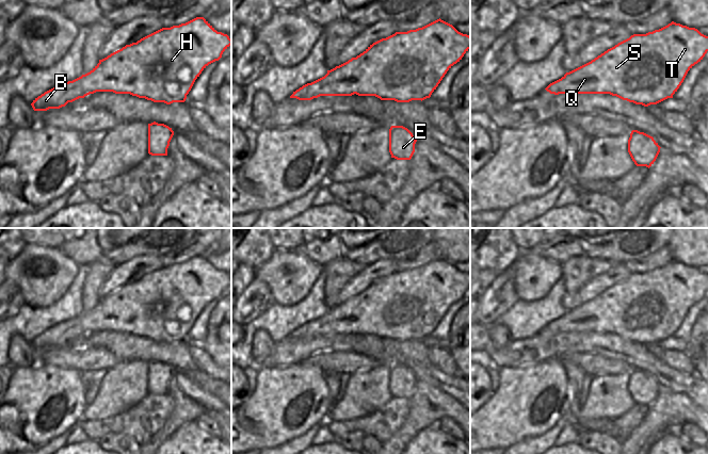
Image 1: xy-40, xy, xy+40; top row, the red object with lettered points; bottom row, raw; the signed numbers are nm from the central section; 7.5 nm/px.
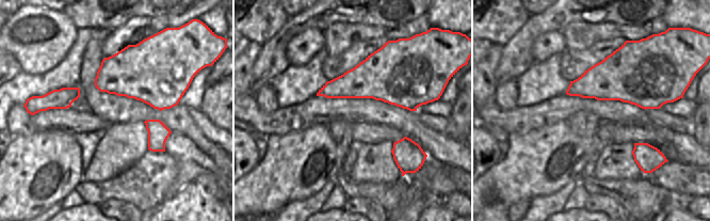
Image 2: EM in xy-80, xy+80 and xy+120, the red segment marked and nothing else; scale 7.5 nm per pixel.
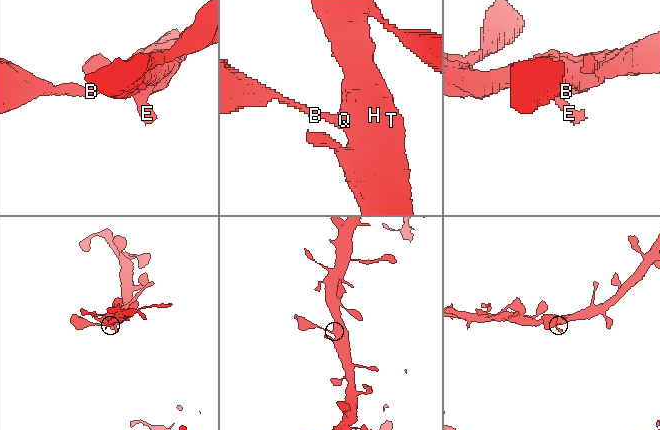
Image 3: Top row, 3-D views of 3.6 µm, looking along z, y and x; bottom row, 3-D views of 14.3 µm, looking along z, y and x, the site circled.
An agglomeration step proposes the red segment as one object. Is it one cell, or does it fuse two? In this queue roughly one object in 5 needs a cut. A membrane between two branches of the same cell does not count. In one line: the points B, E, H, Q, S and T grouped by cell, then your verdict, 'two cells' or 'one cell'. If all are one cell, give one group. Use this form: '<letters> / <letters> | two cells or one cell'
B E H Q S T | one cell

